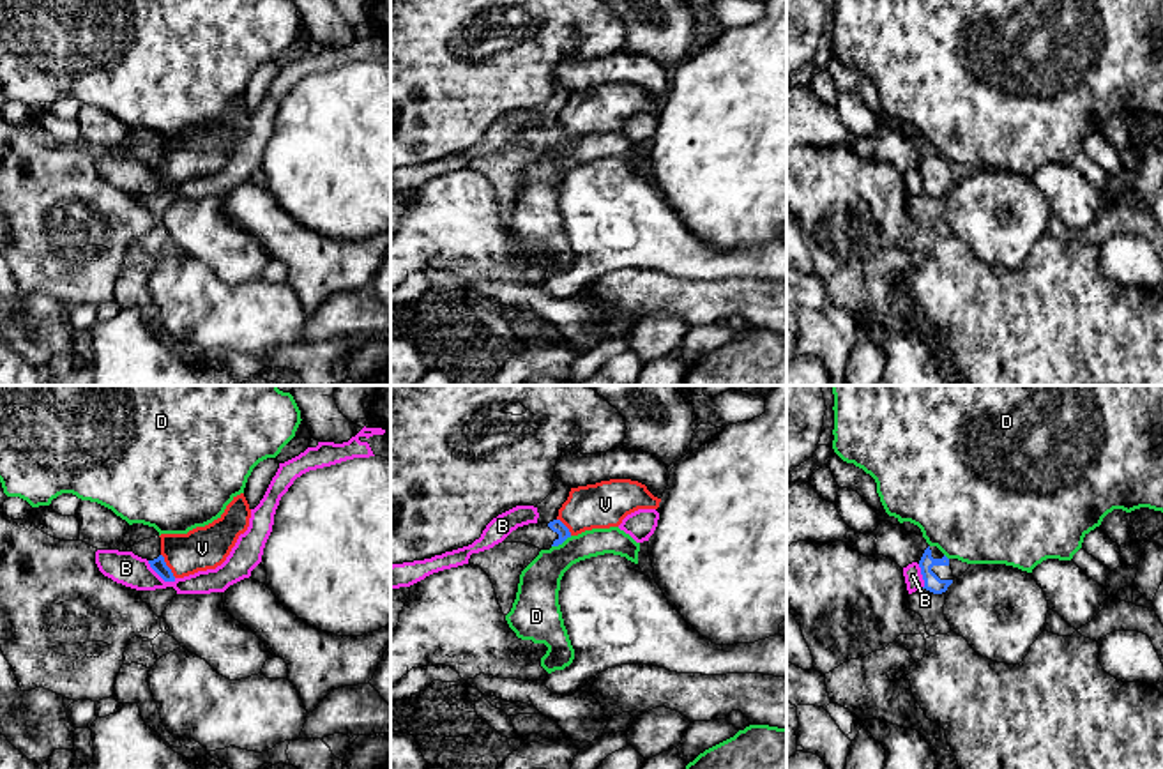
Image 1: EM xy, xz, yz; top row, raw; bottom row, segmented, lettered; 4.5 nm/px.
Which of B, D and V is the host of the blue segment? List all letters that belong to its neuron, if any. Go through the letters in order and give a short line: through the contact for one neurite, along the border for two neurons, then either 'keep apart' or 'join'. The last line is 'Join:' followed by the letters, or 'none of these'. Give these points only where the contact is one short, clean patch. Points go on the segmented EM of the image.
B: line xy (147, 561), (165, 580), (175, 580); keep apart
D: line xz (571, 536), (552, 547); keep apart
V: line xy (158, 564), (167, 566), (182, 554), (202, 548); join
Join: V

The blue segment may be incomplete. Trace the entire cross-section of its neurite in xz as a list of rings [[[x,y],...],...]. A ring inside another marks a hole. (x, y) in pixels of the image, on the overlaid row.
[[[631,479],[571,488],[553,522],[518,527],[504,543],[527,543],[550,550],[585,530],[619,527],[627,514],[638,509],[658,509],[659,502],[661,499],[654,497],[645,484]]]

